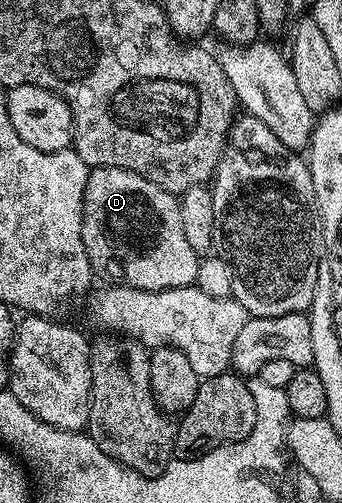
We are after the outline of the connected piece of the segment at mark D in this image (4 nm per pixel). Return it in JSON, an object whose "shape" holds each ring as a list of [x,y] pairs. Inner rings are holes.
{"shape":[[[100,165],[88,172],[83,196],[83,242],[92,270],[98,276],[100,273],[101,276],[108,277],[108,282],[145,291],[186,289],[195,285],[201,257],[185,240],[185,227],[181,227],[176,194],[166,193],[164,189],[157,187],[157,183],[145,179],[140,173],[108,165]],[[113,249],[147,249],[147,253],[137,253],[123,263],[113,263]]]}

